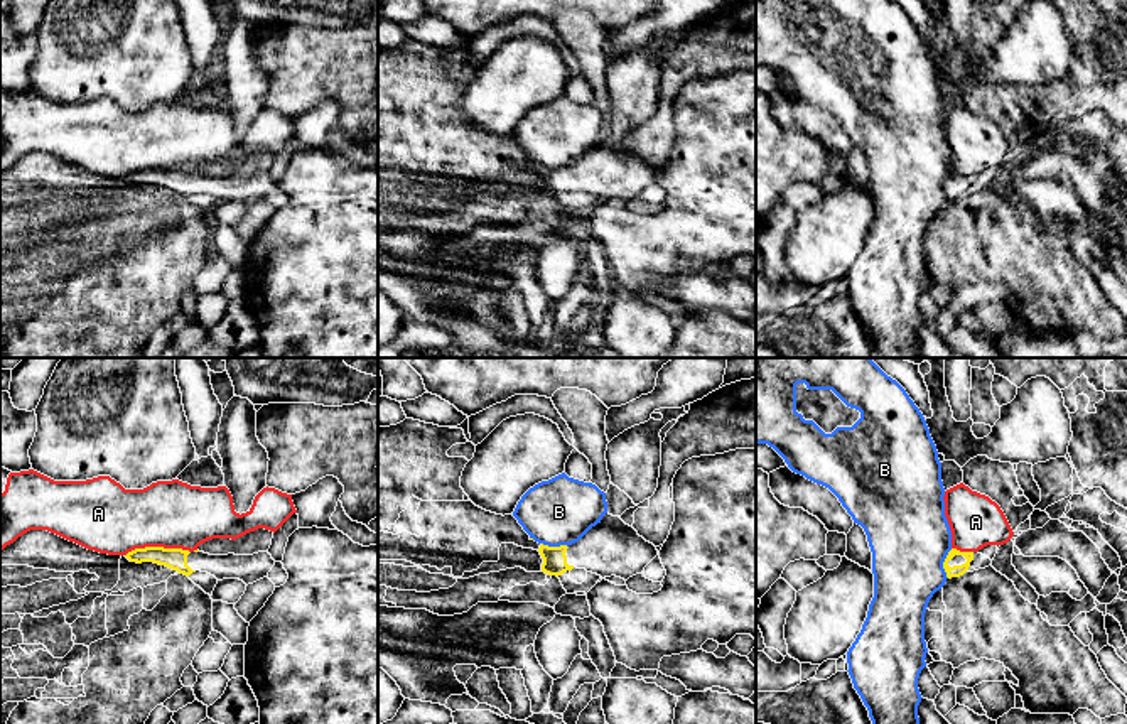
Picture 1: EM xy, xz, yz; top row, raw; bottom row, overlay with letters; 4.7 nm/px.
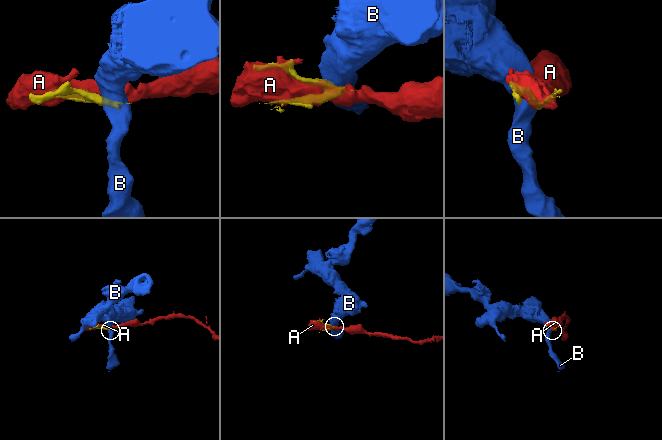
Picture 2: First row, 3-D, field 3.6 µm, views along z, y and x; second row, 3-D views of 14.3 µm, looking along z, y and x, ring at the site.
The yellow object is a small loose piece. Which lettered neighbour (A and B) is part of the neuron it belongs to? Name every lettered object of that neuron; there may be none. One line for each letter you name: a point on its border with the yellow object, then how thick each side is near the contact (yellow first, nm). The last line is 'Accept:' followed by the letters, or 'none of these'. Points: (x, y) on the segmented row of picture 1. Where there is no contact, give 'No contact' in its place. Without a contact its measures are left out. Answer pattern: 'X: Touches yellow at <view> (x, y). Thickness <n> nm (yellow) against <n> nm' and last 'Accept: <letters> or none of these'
Accept: none of these

